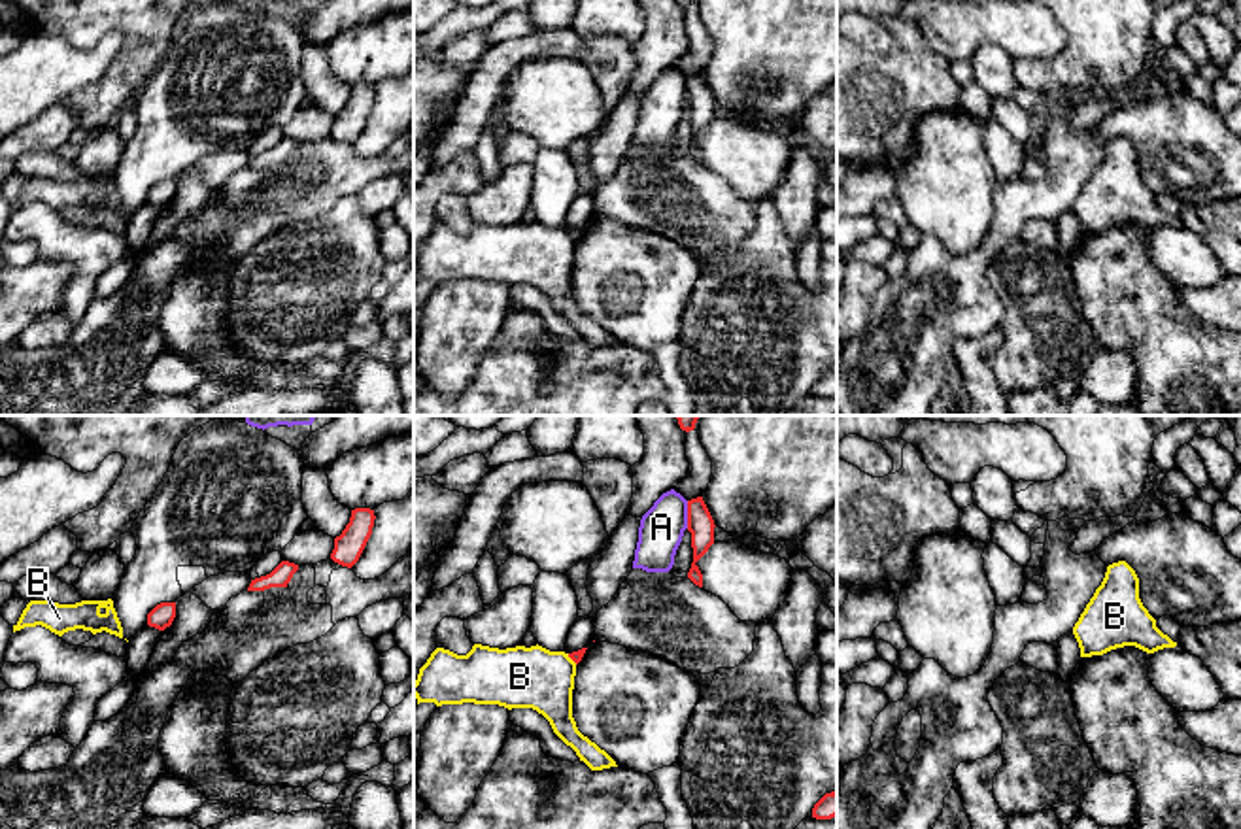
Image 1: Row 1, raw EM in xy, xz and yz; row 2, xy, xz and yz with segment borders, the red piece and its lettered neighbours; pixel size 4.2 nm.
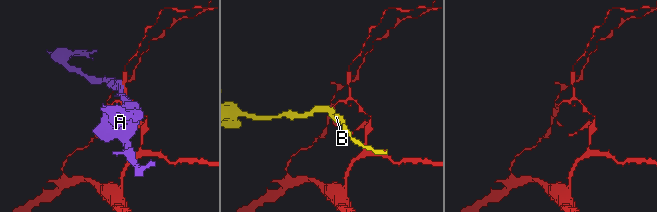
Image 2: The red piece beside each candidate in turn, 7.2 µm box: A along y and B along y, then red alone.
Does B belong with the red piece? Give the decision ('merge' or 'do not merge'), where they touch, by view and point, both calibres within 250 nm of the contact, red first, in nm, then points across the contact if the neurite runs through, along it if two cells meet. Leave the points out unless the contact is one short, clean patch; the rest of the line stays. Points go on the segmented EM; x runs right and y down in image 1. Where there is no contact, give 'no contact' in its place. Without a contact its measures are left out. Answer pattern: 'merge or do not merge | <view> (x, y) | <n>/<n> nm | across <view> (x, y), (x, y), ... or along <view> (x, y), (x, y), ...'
do not merge | xz (573, 659) | 50/260 nm | along xz (567, 654), (577, 663)

